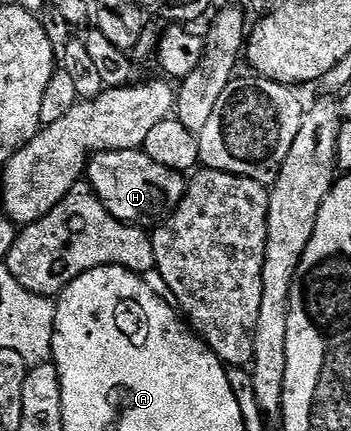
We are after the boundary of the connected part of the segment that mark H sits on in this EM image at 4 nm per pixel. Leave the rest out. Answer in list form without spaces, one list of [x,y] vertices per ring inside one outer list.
[[[141,149],[95,153],[87,164],[86,180],[117,220],[139,226],[165,221],[178,208],[187,186],[181,173],[154,162]]]

